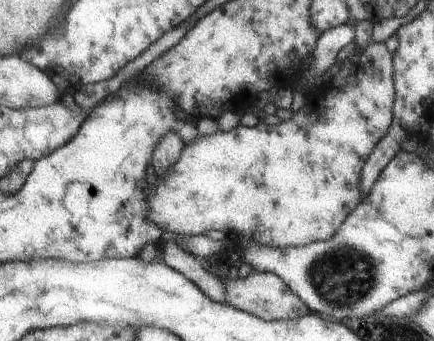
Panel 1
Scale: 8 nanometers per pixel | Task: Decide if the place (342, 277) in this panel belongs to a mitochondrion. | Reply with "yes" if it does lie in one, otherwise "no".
yes

